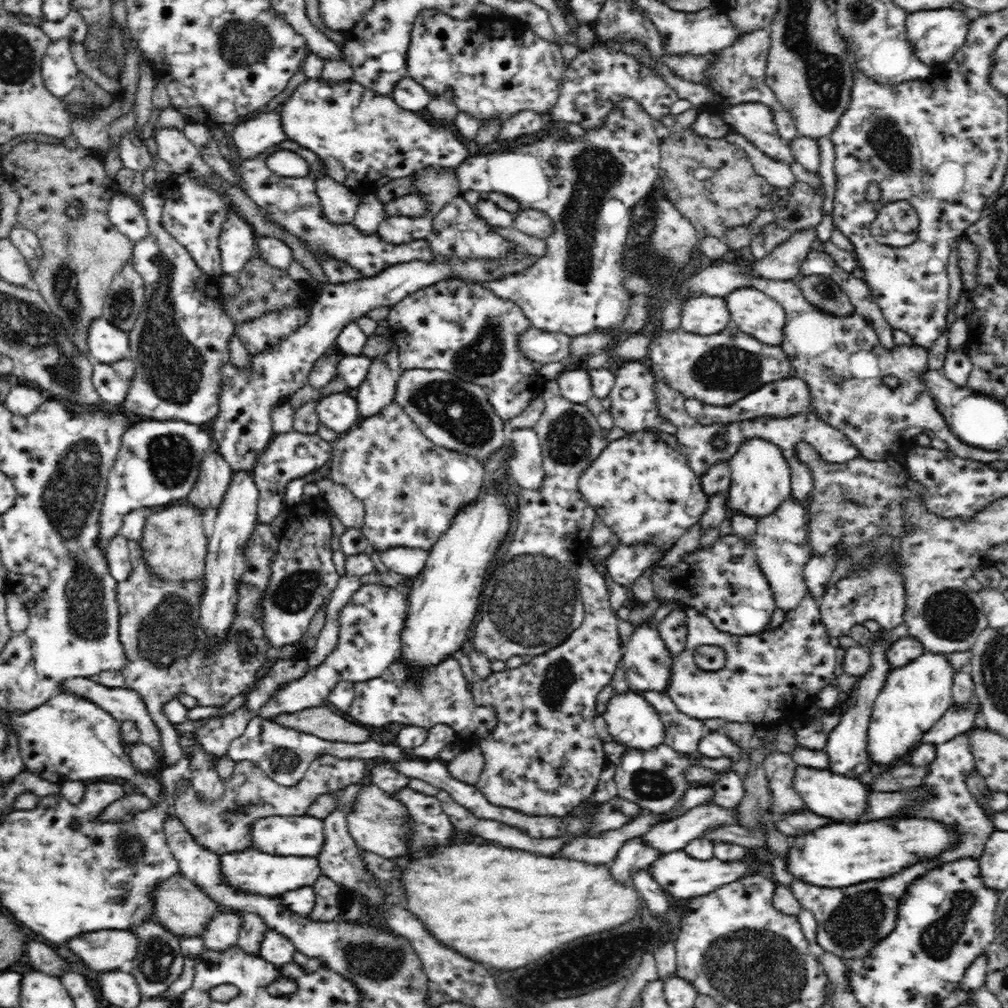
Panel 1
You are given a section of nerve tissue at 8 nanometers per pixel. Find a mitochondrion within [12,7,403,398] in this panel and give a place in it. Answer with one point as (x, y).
(243, 42)

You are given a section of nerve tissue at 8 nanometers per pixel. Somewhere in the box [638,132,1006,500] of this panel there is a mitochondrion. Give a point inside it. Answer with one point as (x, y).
(729, 368)

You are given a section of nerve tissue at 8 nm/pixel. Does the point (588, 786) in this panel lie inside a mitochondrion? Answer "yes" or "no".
no

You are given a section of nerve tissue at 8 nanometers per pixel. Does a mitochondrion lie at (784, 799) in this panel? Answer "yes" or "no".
yes

